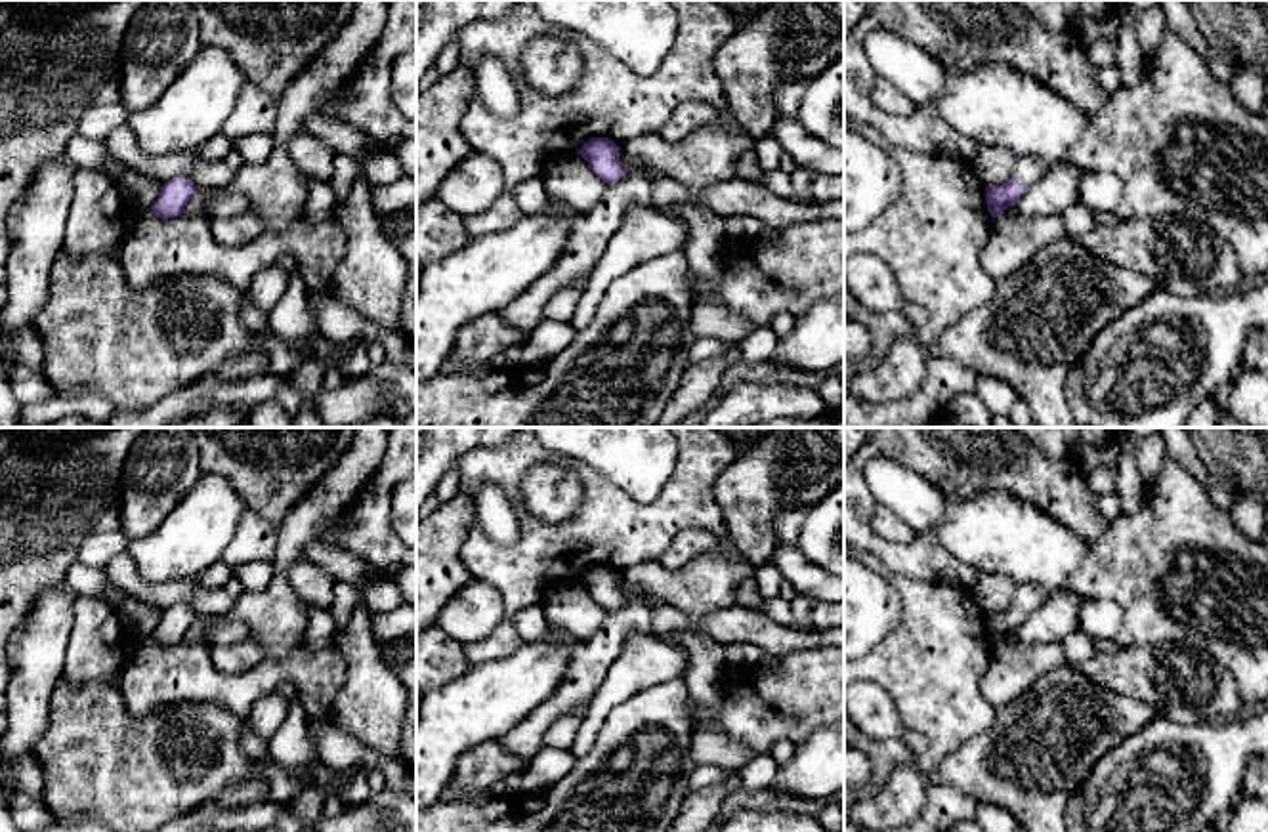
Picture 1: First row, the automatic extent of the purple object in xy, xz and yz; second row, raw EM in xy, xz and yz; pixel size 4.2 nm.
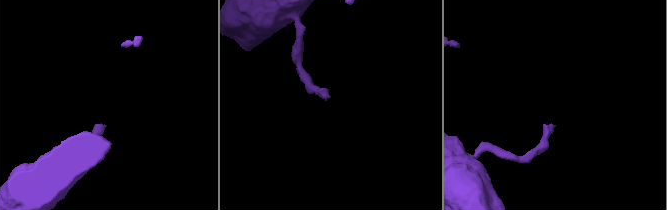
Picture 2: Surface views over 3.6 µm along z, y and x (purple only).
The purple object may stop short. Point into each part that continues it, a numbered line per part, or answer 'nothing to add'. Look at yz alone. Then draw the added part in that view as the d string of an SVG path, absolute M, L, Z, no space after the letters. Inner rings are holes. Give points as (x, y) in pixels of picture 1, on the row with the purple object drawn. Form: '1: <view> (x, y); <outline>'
1: yz (1028, 170); M1018 156L1012 172L1012 179L1018 179L1024 187L1029 187L1056 166L1043 158Z

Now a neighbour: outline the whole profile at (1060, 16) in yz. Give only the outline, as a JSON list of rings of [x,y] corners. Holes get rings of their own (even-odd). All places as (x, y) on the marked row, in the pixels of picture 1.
[[[1014,0],[1029,17],[1060,34],[1077,34],[1083,19],[1104,19],[1121,0]]]

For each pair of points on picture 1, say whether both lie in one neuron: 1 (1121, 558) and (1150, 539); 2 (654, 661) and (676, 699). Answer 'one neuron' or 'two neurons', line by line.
1: one neuron
2: two neurons

